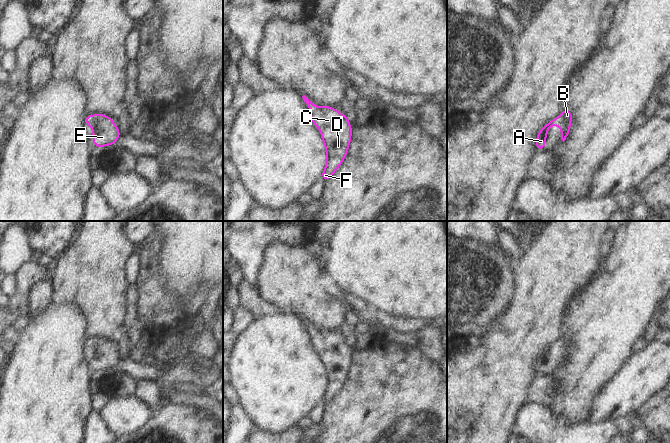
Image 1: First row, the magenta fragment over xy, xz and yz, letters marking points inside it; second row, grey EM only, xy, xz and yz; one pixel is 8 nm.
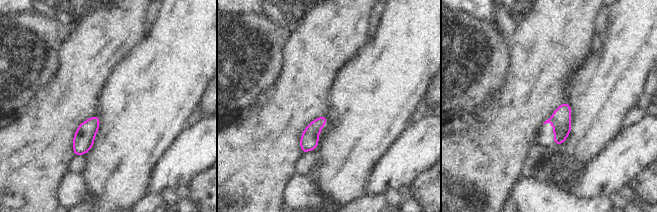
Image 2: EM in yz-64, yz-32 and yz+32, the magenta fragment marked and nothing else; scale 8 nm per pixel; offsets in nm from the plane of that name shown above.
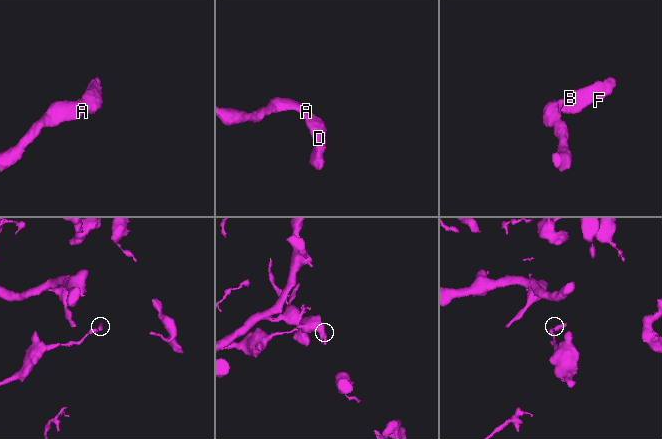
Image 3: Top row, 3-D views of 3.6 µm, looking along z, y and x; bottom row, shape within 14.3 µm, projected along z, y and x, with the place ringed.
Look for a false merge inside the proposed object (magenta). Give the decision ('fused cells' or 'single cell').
single cell

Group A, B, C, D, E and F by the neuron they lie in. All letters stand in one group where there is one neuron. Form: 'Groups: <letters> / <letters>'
Groups: A B C D E F.

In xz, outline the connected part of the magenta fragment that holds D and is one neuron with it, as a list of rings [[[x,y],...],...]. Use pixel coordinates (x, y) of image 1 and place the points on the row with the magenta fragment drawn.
[[[305,95],[302,98],[311,108],[309,112],[313,124],[321,130],[321,138],[327,154],[327,163],[321,177],[327,181],[346,157],[353,129],[349,124],[348,116],[341,115],[338,110],[329,106],[316,108]]]

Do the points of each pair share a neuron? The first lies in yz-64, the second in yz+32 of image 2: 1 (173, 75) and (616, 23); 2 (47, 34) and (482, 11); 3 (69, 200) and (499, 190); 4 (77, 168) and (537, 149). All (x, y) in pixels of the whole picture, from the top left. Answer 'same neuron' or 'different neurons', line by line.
1: same neuron
2: different neurons
3: different neurons
4: same neuron

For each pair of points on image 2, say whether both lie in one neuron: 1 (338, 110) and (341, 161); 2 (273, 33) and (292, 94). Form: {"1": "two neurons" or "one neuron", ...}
{"1": "one neuron", "2": "two neurons"}

